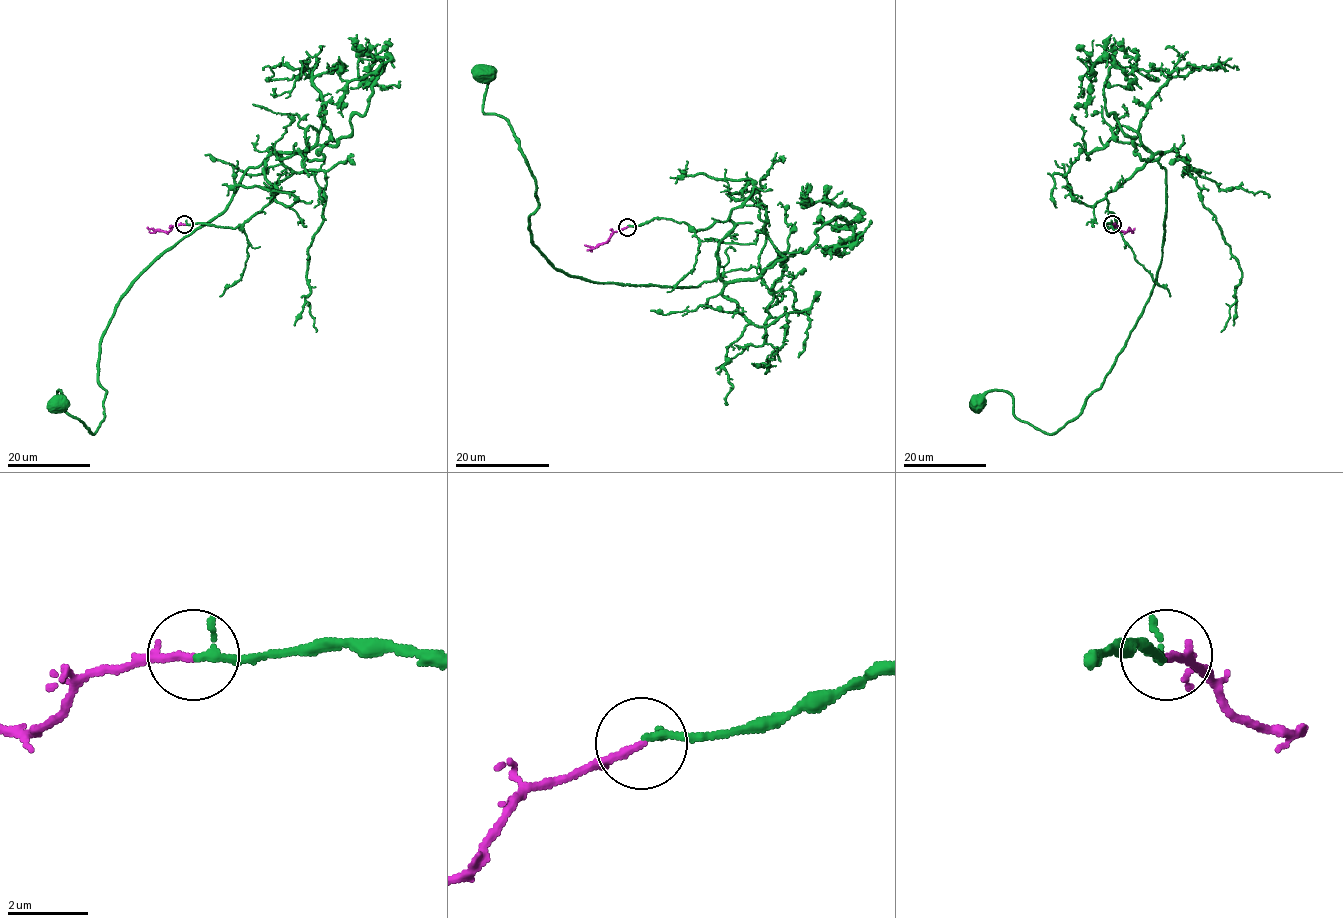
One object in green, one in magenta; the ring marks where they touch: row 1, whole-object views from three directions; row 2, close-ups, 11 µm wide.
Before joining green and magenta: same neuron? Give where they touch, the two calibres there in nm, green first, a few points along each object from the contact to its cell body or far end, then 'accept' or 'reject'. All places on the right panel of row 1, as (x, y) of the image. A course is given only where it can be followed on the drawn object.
(1112, 224) | 140/190 nm | green via (1112, 224), (1106, 195), (1157, 161), (1162, 258), (1104, 382), (1048, 434), (1021, 421), (1007, 392), (977, 404) | magenta via (1112, 224), (1123, 231), (1131, 230), (1129, 227) | accept

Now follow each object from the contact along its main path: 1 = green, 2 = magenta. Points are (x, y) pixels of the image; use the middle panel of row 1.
1: (627, 226), (733, 230), (698, 286), (557, 269), (533, 245), (519, 140), (482, 107), (486, 73)
2: (627, 226), (594, 247), (585, 245)

